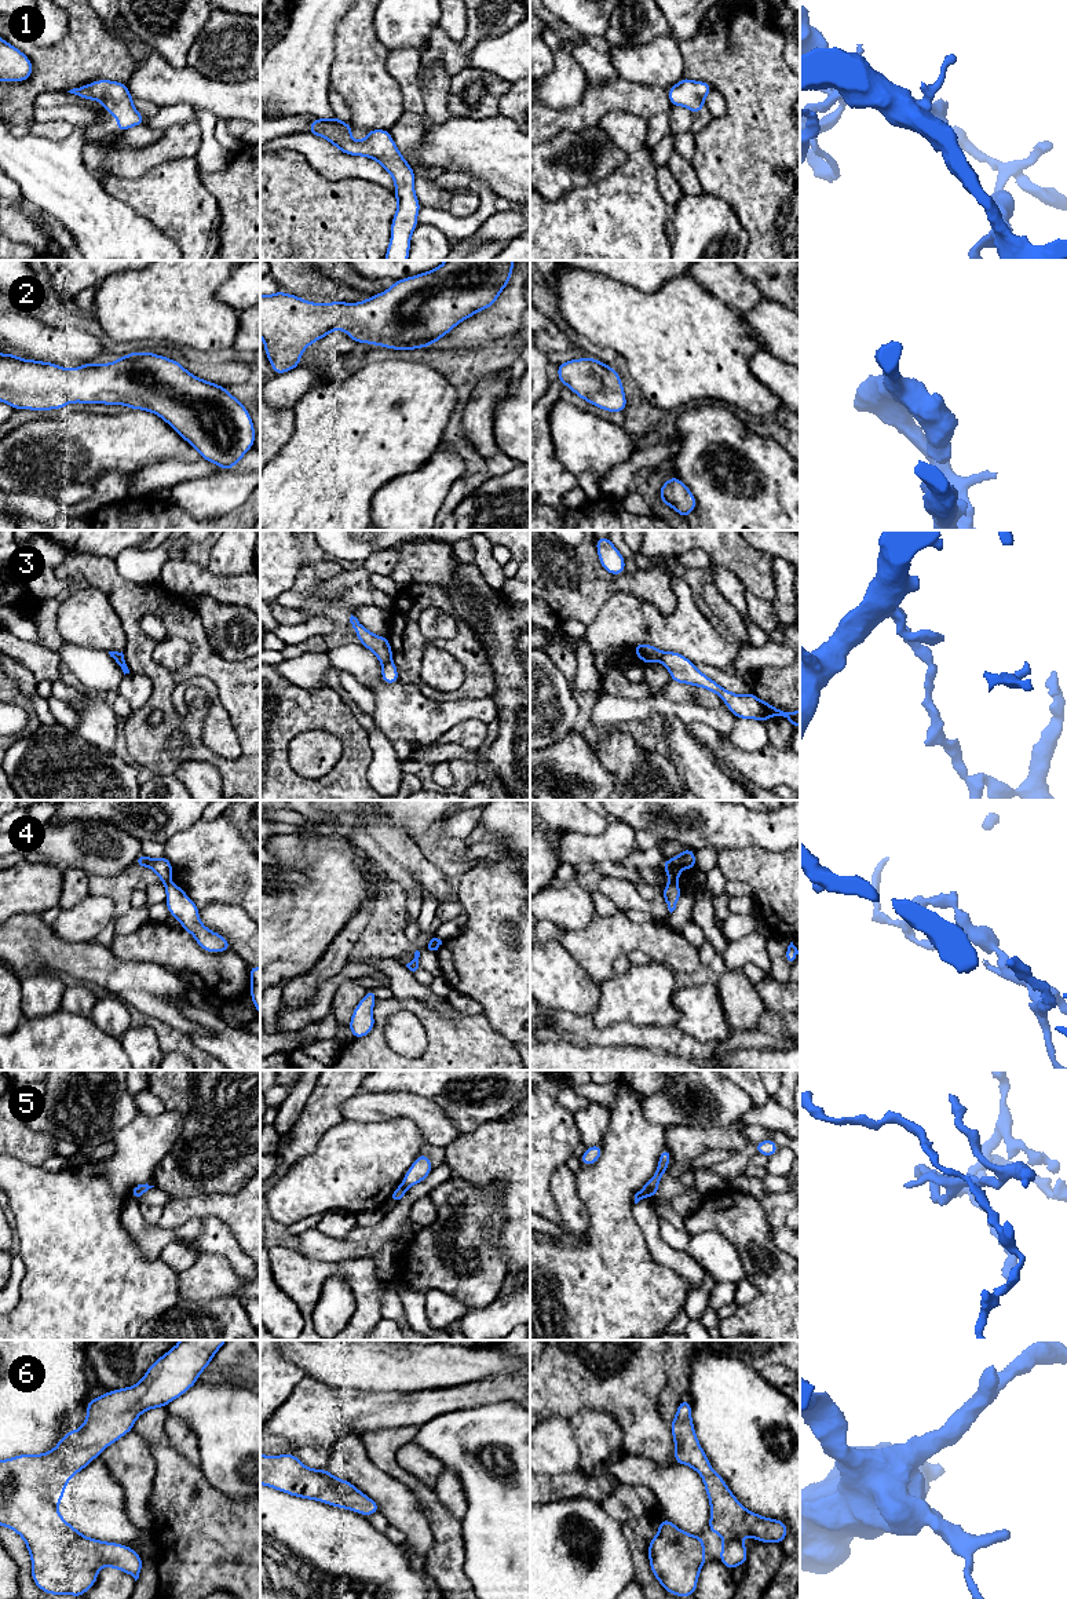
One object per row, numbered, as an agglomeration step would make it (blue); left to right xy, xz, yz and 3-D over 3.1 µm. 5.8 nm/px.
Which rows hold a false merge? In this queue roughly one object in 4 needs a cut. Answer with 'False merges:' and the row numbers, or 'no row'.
False merges: 3, 4, 5

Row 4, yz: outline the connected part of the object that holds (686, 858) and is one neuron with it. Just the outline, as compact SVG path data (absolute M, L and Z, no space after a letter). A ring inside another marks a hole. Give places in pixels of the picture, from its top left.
M686 848L677 857L675 857L672 859L665 859L662 862L662 868L665 869L669 881L677 883L679 875L684 868L687 868L687 869L697 868L694 850Z

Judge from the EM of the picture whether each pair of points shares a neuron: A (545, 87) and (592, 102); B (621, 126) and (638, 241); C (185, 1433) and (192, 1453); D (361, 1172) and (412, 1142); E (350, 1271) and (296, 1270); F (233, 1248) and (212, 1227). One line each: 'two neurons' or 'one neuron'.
A: two neurons
B: one neuron
C: one neuron
D: one neuron
E: one neuron
F: one neuron

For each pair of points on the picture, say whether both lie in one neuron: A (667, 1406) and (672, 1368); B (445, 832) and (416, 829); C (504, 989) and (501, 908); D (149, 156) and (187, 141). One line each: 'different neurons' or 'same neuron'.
A: same neuron
B: different neurons
C: same neuron
D: same neuron

